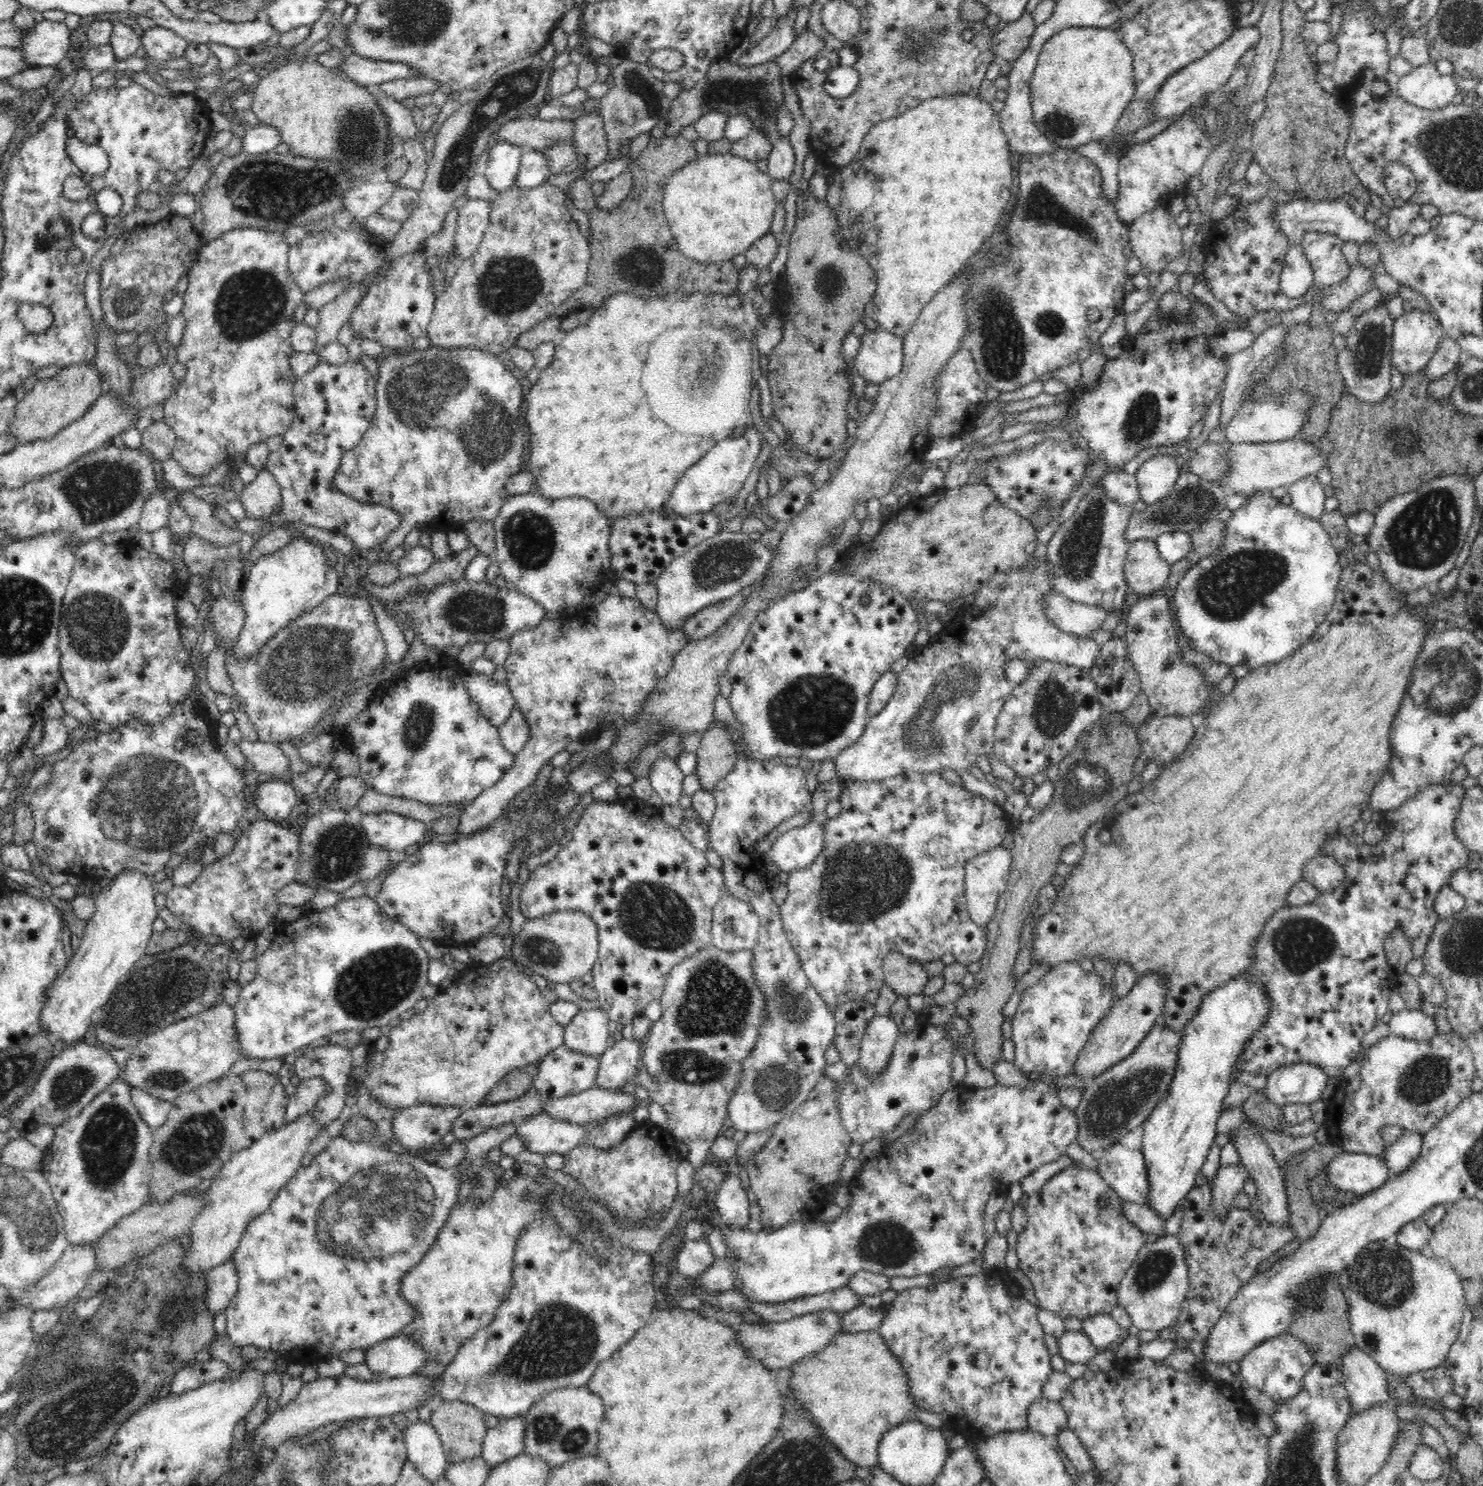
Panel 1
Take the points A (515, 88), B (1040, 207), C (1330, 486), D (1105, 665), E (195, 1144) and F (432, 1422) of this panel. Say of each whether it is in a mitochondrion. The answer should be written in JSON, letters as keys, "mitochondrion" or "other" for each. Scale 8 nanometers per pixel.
{"A":"mitochondrion","B":"mitochondrion","C":"other","D":"other","E":"mitochondrion","F":"other"}

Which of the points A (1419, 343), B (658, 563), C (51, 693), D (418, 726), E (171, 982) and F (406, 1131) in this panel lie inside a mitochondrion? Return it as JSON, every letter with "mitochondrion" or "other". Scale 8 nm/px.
{"A":"other","B":"other","C":"other","D":"mitochondrion","E":"mitochondrion","F":"other"}

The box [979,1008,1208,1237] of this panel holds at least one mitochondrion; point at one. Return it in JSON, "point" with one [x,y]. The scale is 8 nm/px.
{"point":[1109,1111]}

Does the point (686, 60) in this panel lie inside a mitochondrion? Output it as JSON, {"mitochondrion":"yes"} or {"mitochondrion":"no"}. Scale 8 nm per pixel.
{"mitochondrion":"no"}

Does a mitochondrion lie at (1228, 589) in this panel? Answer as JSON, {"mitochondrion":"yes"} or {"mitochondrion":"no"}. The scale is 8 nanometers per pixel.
{"mitochondrion":"yes"}

